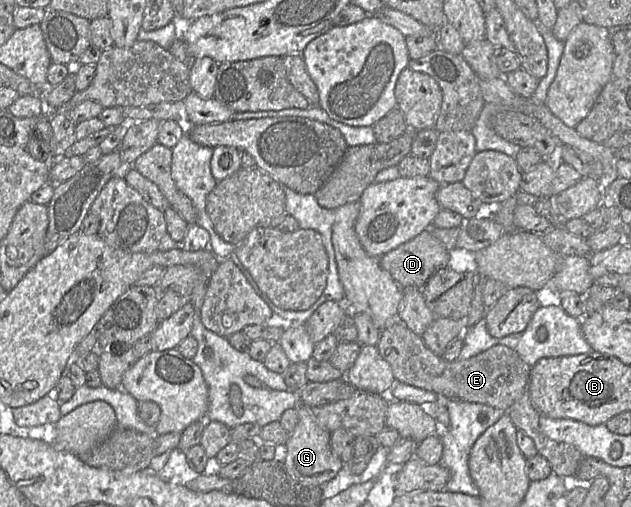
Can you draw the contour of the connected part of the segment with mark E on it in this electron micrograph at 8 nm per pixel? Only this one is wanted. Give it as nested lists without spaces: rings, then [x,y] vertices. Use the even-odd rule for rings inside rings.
[[[397,320],[381,330],[376,347],[381,357],[390,364],[396,381],[432,391],[449,399],[480,403],[506,413],[527,390],[531,367],[516,351],[501,344],[465,360],[456,358],[447,361],[435,355],[425,345],[422,337]]]

